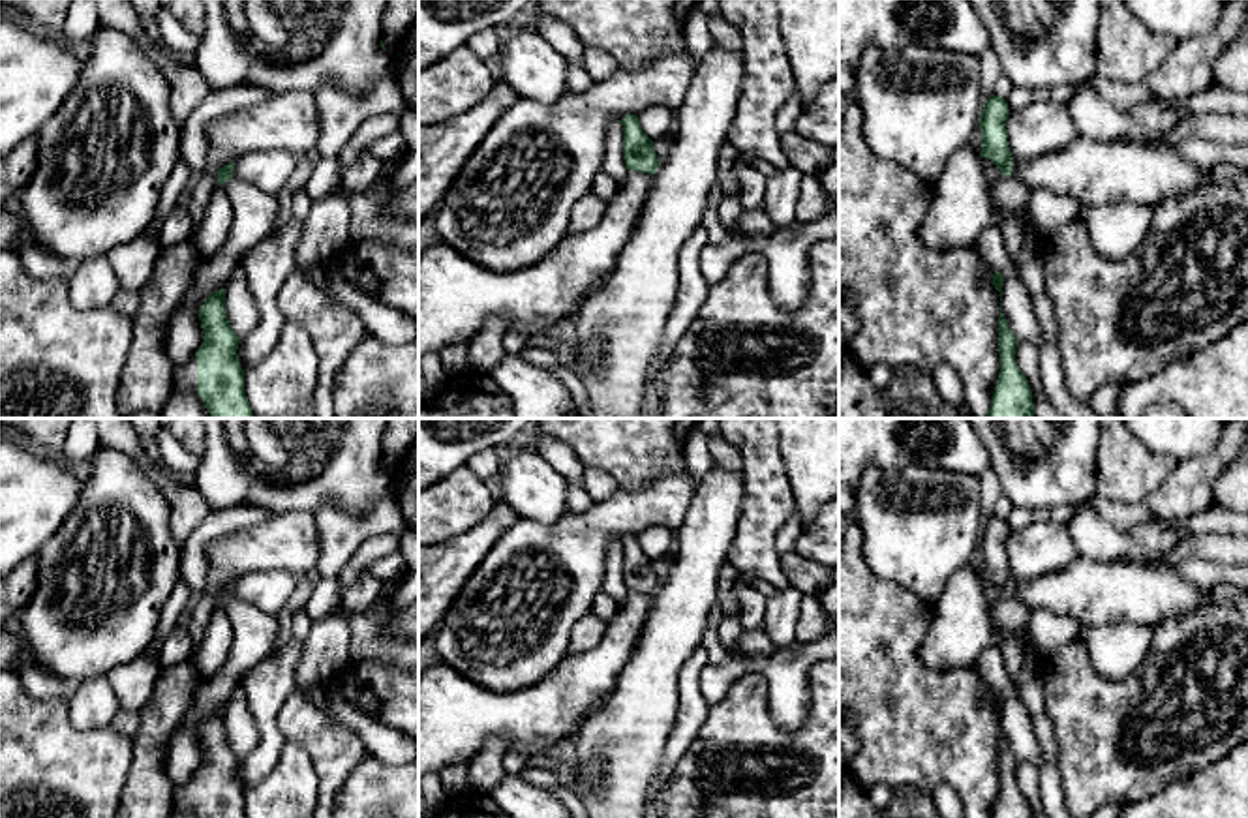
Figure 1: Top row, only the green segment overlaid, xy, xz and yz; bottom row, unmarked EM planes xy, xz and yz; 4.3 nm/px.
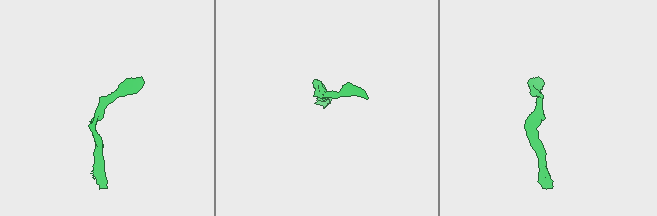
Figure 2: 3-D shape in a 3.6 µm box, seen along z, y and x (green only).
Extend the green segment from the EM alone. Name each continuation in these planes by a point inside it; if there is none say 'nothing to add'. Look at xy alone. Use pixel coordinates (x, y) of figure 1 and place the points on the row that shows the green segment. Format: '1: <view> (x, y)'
1: xy (186, 376)

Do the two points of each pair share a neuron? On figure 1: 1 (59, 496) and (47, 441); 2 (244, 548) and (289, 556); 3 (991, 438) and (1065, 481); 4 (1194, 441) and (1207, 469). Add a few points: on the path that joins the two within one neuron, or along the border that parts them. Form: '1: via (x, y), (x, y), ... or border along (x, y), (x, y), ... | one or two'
1: border along (38, 449), (59, 456) | two
2: via (256, 548), (278, 548) | one
3: via (1004, 458), (1027, 481), (1044, 481) | one
4: border along (1220, 438), (1209, 453), (1177, 462) | two

